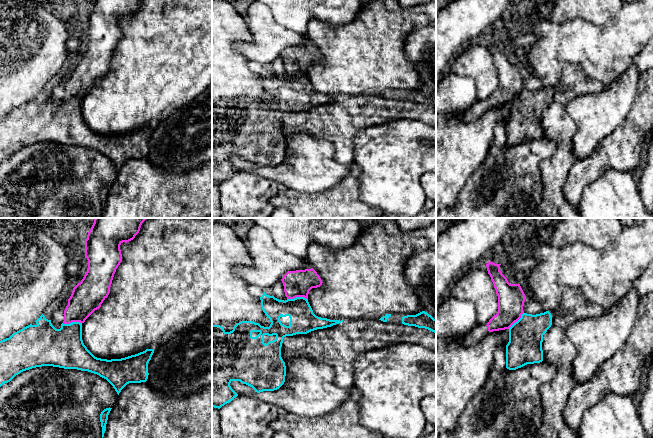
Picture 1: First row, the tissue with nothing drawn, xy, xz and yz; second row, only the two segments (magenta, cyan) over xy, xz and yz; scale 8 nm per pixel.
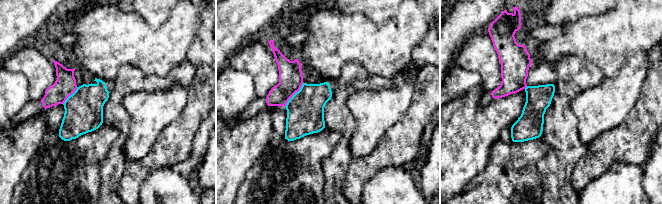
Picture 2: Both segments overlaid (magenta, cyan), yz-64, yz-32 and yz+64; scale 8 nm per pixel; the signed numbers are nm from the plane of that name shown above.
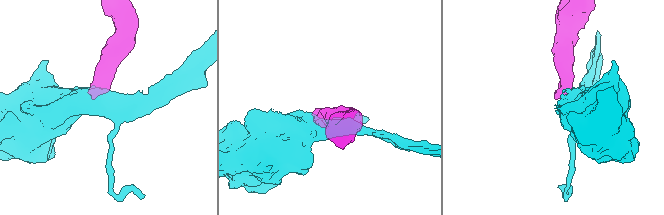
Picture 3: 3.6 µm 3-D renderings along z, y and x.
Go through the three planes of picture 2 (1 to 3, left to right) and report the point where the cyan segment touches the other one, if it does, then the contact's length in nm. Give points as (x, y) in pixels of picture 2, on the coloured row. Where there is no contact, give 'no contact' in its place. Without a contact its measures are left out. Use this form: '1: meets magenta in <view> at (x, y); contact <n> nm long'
1: meets magenta in yz-64 at (70, 94); contact 180 nm long
2: meets magenta in yz-32 at (293, 94); contact 240 nm long
3: meets magenta in yz+64 at (525, 87); contact 40 nm long

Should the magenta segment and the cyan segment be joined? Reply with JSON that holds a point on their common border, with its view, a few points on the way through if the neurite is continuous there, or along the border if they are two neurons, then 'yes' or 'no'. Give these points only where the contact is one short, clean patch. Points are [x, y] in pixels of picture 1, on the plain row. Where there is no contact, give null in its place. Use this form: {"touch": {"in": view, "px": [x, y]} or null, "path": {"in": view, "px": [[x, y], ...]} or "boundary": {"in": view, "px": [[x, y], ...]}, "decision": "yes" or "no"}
{"touch": {"in": "xz", "px": [297, 72]}, "boundary": {"in": "xz", "px": [[307, 74], [294, 73], [287, 75]]}, "decision": "no"}

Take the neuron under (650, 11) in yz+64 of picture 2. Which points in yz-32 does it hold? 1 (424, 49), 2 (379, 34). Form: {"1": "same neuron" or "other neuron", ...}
{"1": "other neuron", "2": "same neuron"}

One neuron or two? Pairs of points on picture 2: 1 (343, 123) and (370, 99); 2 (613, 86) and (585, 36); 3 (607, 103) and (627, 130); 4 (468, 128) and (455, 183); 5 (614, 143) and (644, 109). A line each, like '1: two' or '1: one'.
1: two
2: two
3: two
4: one
5: one

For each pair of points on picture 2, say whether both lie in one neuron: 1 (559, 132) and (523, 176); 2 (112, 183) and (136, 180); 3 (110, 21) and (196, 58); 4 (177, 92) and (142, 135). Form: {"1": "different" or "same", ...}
{"1": "different", "2": "different", "3": "different", "4": "same"}

